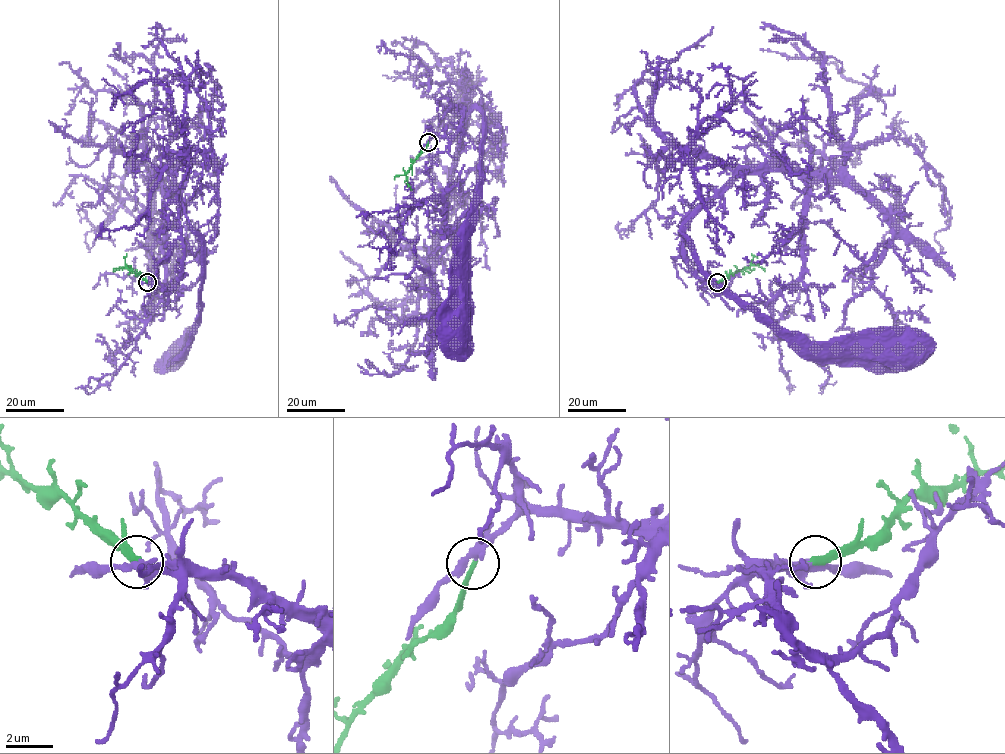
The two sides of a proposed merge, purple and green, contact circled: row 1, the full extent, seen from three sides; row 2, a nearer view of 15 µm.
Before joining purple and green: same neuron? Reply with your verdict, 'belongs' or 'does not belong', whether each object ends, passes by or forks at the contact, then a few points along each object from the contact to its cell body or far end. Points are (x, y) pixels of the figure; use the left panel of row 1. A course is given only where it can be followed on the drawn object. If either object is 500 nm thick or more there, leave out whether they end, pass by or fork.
belongs; purple forks there; green ends there; purple runs (147, 282), (176, 285), (183, 262), (181, 205), (202, 243), (201, 321), (175, 354); green runs (147, 282), (126, 265), (131, 271)

